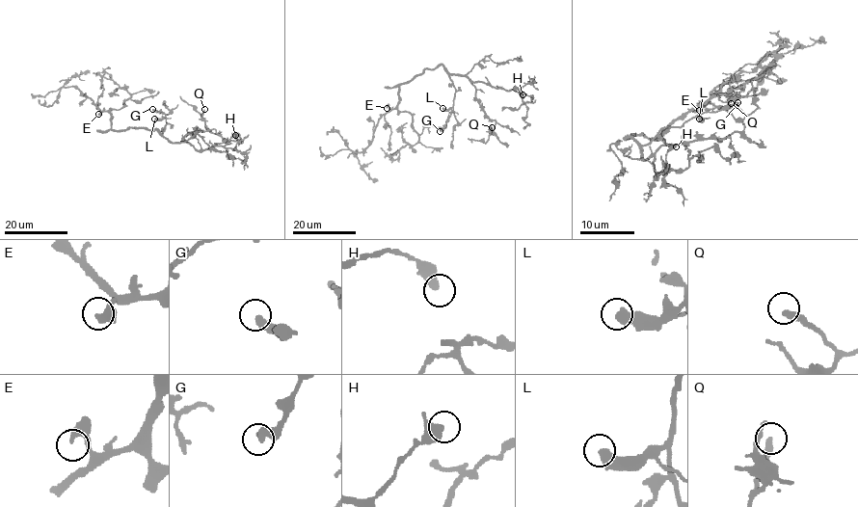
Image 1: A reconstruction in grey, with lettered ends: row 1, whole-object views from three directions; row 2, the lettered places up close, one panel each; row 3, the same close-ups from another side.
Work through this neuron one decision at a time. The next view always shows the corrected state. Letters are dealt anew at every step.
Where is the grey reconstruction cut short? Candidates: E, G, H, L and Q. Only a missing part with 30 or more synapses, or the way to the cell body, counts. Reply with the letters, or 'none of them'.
none of them

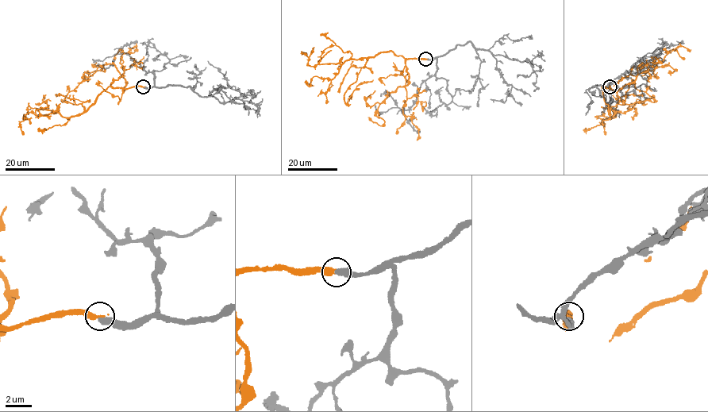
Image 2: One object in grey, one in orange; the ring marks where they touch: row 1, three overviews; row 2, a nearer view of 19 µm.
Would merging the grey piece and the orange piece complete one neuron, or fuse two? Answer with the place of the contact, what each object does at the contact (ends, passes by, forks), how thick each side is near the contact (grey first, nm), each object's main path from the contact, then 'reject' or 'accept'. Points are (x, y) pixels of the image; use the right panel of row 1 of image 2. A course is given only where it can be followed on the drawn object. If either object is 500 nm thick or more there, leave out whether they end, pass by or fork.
at (609, 86); grey ends there; orange ends there; 480 nm thick on the grey side, 320 nm on the other; grey runs (610, 86), (593, 87), (602, 96), (609, 90), (639, 86), (646, 82), (646, 78), (652, 73), (650, 60); orange runs (610, 86), (602, 86), (609, 110), (617, 103), (653, 102), (645, 92), (636, 88), (630, 78); reject

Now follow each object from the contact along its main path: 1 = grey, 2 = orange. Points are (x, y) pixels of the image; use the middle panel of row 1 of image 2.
1: (425, 59), (444, 55), (469, 42), (488, 50), (512, 88), (504, 102), (490, 99)
2: (425, 59), (405, 59), (390, 51), (370, 56), (357, 79), (344, 94), (345, 102), (358, 85), (372, 79)

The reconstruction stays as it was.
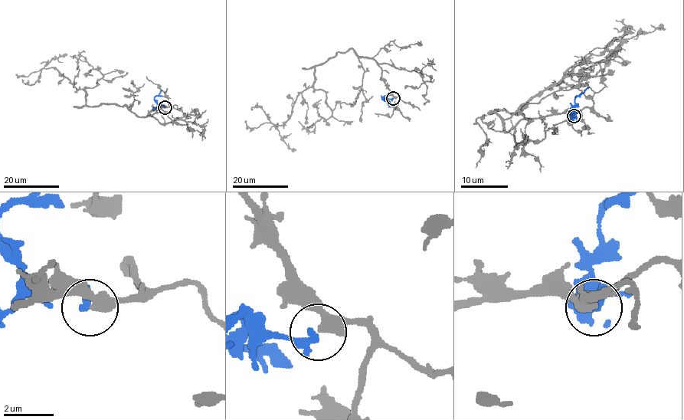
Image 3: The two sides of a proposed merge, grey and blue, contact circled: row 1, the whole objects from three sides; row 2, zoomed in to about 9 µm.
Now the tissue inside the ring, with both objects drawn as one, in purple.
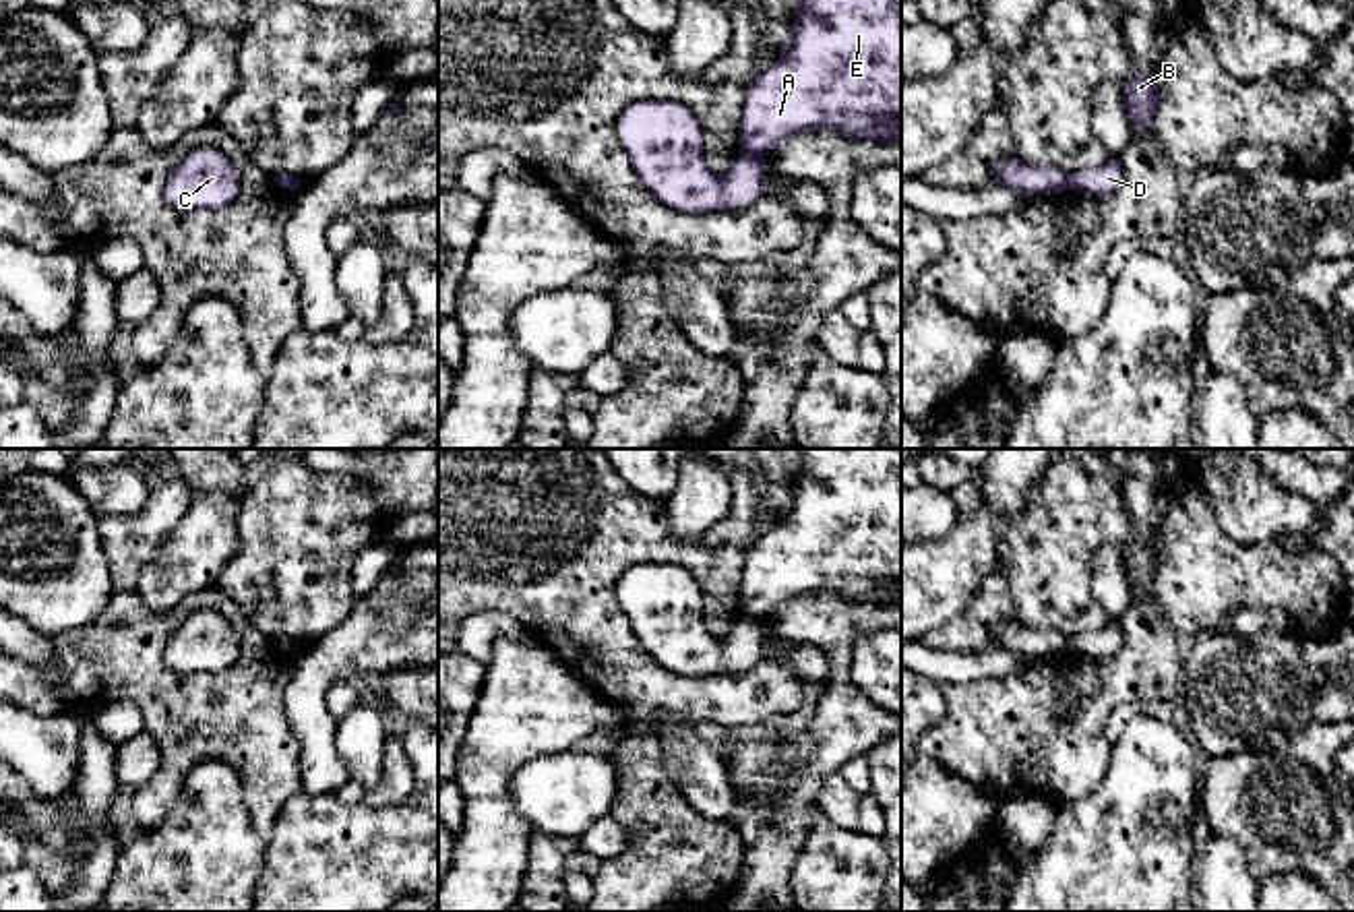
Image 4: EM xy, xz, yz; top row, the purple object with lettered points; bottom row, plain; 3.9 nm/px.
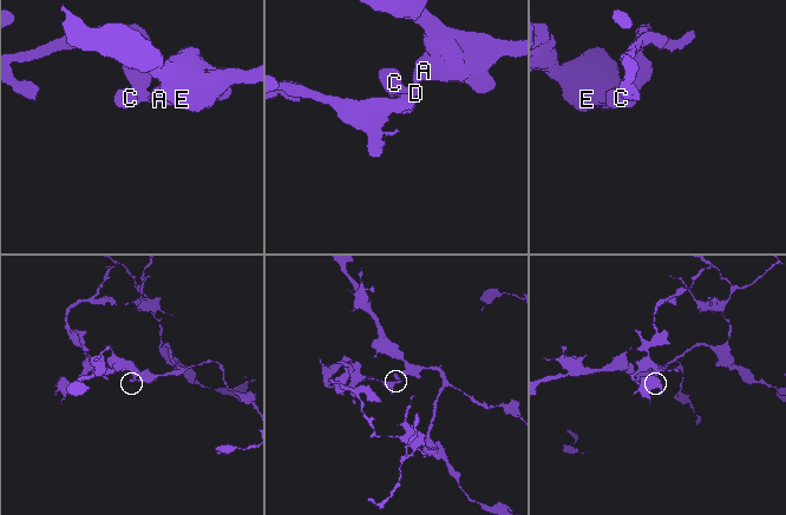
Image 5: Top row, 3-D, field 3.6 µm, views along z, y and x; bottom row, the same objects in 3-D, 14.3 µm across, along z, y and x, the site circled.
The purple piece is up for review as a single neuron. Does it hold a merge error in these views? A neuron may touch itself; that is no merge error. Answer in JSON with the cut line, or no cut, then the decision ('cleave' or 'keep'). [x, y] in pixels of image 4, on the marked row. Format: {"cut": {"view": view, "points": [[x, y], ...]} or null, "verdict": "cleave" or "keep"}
{"cut": {"view": "xz", "points": [[743, 152], [761, 160]]}, "verdict": "cleave"}

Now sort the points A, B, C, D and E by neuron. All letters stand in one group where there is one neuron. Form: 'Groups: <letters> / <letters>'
Groups: A E / B C D

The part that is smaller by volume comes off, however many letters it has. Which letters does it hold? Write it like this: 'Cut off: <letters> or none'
Cut off: B, C, D

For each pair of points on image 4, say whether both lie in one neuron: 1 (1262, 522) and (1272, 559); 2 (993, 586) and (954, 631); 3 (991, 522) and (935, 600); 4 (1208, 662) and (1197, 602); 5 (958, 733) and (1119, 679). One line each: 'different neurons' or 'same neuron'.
1: different neurons
2: same neuron
3: same neuron
4: different neurons
5: same neuron

